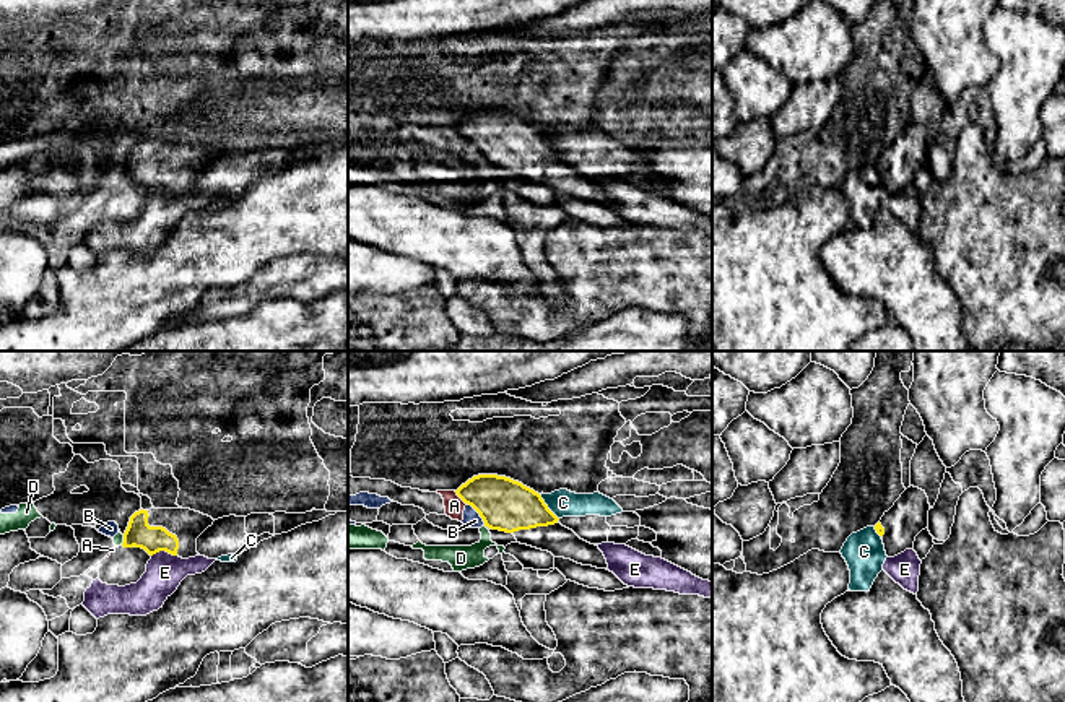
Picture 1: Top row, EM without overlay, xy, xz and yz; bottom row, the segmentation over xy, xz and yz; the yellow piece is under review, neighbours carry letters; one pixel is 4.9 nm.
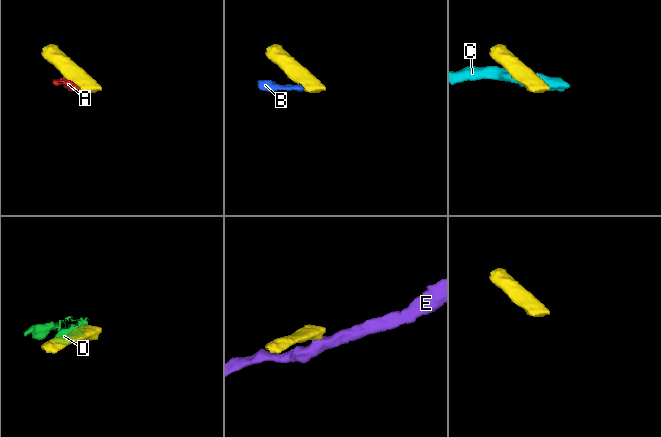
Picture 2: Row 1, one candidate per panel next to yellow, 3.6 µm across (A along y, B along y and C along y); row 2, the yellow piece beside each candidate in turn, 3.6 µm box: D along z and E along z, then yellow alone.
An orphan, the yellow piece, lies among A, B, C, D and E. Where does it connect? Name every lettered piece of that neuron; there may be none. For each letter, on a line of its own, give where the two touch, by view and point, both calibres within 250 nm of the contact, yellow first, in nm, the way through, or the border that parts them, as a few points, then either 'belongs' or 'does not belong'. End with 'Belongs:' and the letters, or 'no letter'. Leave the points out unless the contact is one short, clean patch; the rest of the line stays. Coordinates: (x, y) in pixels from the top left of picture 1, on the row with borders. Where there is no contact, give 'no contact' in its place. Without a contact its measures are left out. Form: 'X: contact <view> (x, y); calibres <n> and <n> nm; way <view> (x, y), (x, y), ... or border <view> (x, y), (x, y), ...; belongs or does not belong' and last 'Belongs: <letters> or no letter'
A: contact xz (459, 496); calibres 260 and 100 nm; border xz (454, 491), (465, 504); does not belong
B: contact xz (478, 512); calibres 260 and 90 nm; border xz (467, 502), (485, 525); does not belong
C: contact xz (547, 507); calibres 260 and 140 nm; does not belong
D: contact xy (124, 540); calibres 140 and 50 nm; border xy (124, 535), (121, 545); does not belong
E: contact xy (163, 550); calibres 140 and 190 nm; border xy (176, 554), (156, 551), (152, 556); does not belong
Belongs: no letter

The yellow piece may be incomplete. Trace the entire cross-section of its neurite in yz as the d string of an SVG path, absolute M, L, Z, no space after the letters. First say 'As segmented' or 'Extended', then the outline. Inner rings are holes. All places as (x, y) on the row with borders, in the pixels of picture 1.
Extended. M907 488L875 525L888 557L914 548L915 536L928 526L928 497L919 488Z

